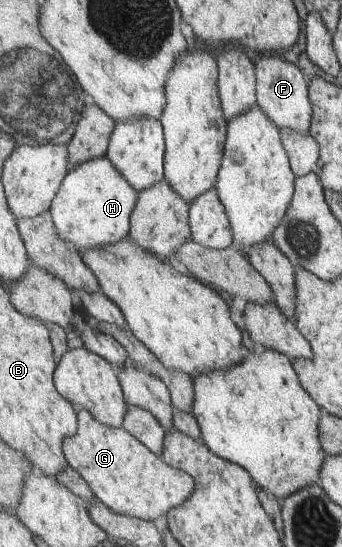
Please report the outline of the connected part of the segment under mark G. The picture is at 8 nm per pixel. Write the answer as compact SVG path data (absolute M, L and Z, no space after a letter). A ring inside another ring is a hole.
M82 406L77 409L78 432L65 438L63 451L69 465L84 477L95 496L106 506L123 515L156 522L186 502L194 492L195 478L185 470L170 466L124 426L108 426L91 410Z

